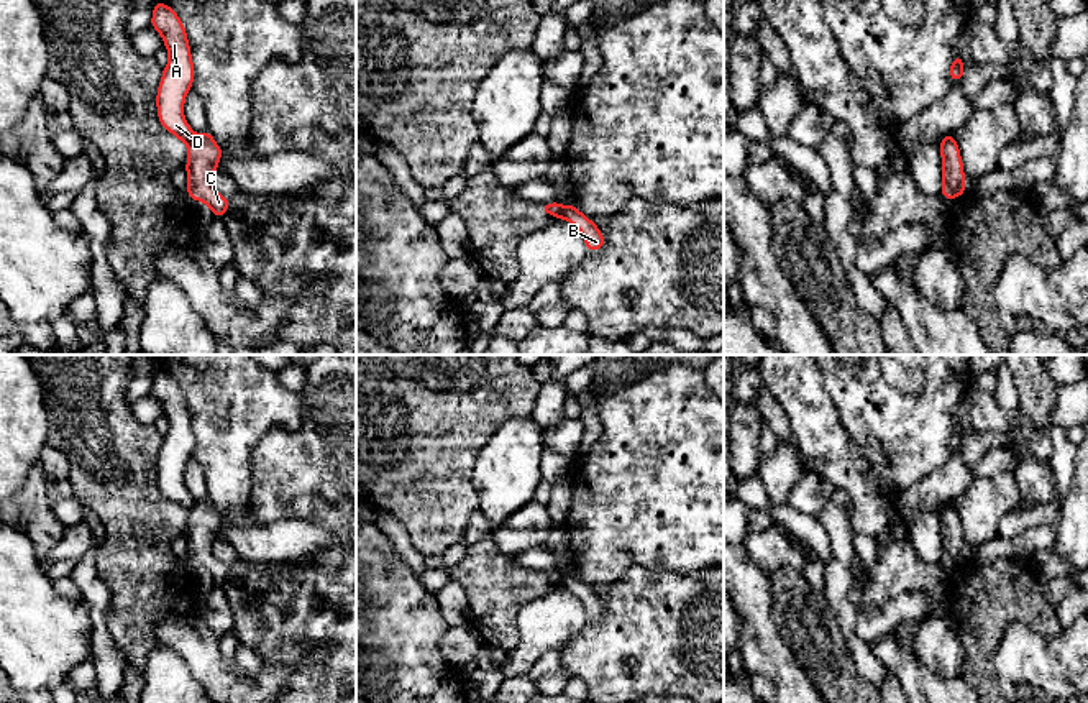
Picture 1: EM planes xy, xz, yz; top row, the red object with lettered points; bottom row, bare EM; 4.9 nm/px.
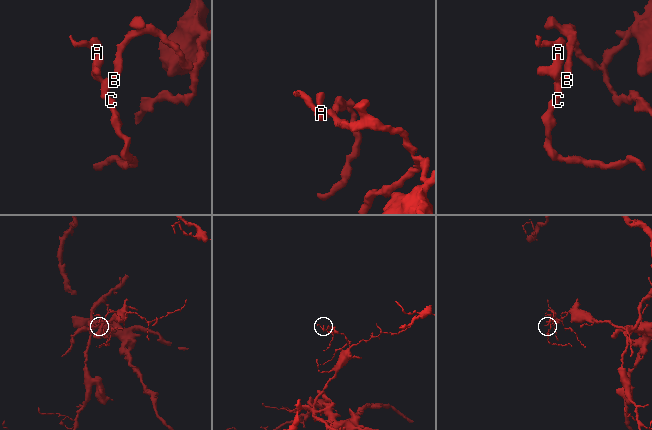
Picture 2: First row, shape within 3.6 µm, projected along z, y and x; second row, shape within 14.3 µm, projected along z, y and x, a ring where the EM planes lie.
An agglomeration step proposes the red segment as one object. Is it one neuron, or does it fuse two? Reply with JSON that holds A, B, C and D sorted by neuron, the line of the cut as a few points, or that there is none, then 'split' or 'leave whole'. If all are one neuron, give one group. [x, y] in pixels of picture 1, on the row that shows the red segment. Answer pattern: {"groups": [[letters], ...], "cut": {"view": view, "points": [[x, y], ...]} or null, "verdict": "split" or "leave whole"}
{"groups": [["A", "D"], ["B", "C"]], "cut": {"view": "xz", "points": [[562, 206], [558, 217]]}, "verdict": "split"}

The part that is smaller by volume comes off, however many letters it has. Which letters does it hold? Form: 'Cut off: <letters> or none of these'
Cut off: A, D

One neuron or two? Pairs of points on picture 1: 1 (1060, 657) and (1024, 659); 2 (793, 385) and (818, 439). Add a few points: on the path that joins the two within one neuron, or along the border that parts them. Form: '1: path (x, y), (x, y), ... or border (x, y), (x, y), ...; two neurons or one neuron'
1: path (1052, 659), (1033, 659); one neuron
2: path (804, 398), (816, 426); one neuron

